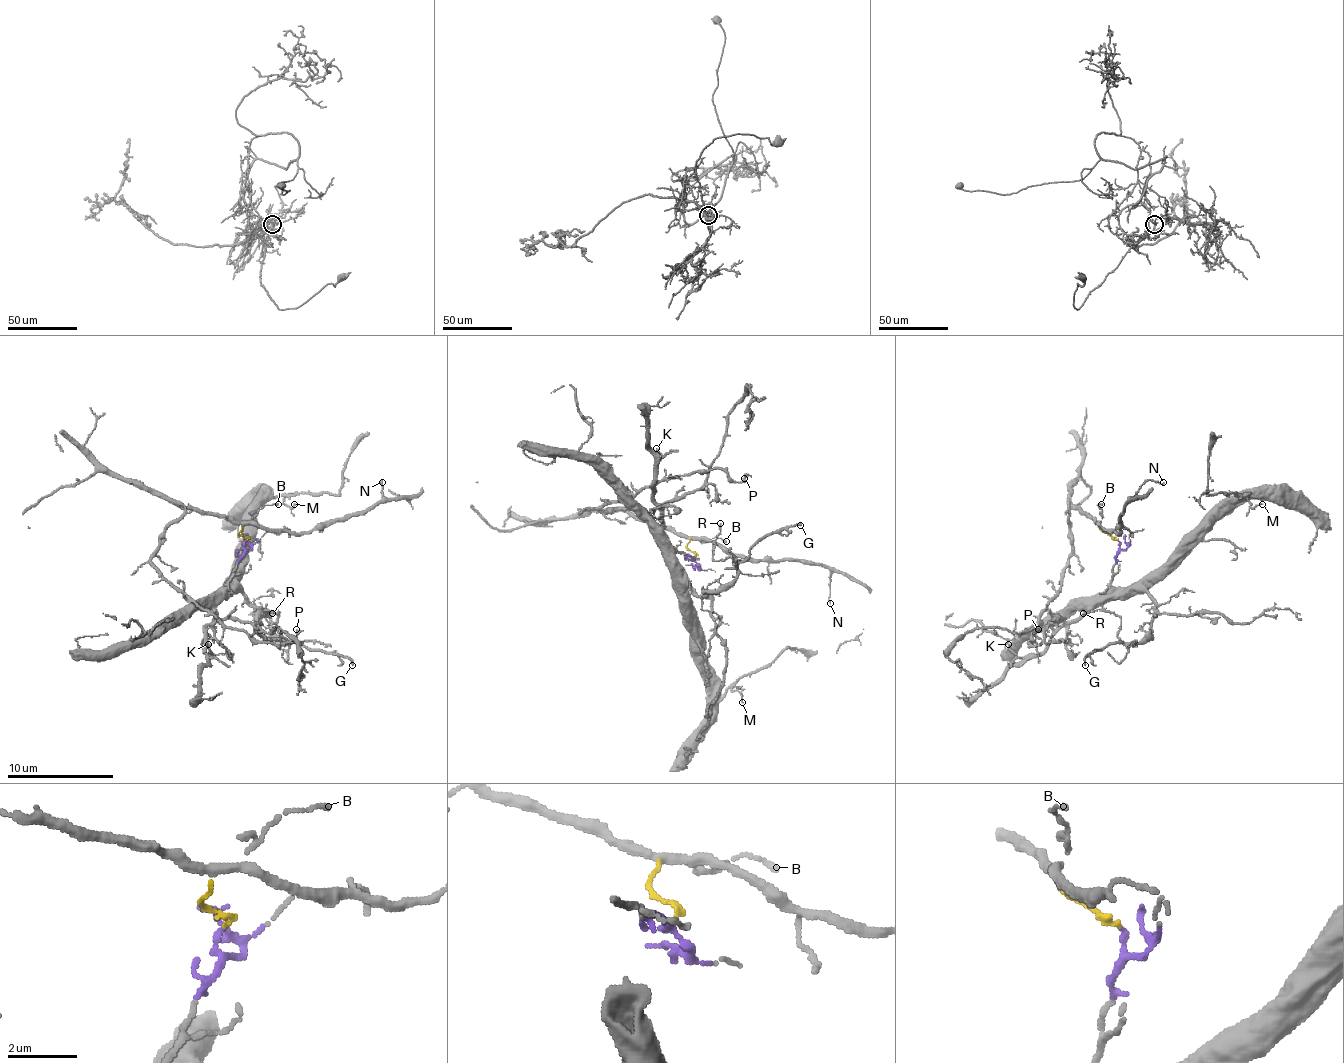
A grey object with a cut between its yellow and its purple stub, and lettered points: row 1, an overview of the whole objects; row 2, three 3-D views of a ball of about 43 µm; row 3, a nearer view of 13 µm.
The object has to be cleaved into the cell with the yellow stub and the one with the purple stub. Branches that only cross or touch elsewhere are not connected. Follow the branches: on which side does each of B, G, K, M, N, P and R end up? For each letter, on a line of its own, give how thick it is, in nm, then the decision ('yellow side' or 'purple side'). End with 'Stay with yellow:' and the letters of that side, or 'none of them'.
B: calibre 110 nm; yellow side
G: calibre 160 nm; purple side
K: calibre 130 nm; purple side
M: calibre 110 nm; purple side
N: calibre 80 nm; yellow side
P: calibre 170 nm; yellow side
R: calibre 120 nm; purple side
Stay with yellow: B, N, P

